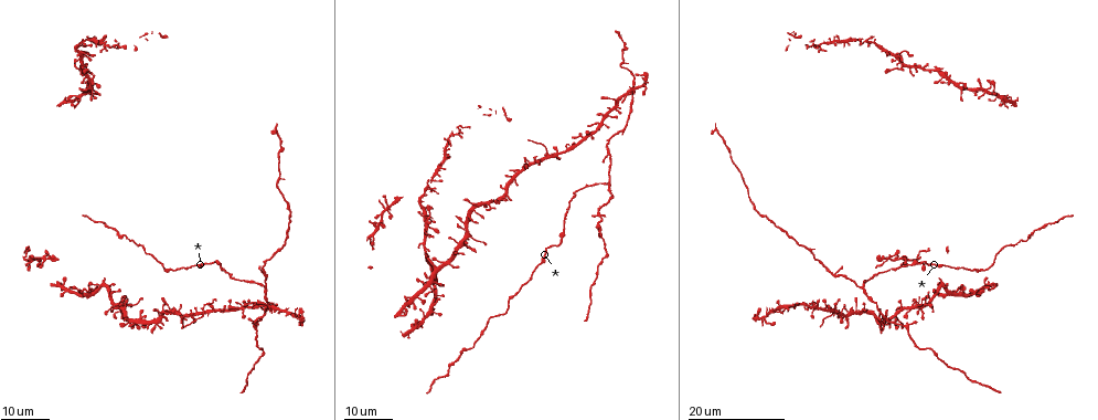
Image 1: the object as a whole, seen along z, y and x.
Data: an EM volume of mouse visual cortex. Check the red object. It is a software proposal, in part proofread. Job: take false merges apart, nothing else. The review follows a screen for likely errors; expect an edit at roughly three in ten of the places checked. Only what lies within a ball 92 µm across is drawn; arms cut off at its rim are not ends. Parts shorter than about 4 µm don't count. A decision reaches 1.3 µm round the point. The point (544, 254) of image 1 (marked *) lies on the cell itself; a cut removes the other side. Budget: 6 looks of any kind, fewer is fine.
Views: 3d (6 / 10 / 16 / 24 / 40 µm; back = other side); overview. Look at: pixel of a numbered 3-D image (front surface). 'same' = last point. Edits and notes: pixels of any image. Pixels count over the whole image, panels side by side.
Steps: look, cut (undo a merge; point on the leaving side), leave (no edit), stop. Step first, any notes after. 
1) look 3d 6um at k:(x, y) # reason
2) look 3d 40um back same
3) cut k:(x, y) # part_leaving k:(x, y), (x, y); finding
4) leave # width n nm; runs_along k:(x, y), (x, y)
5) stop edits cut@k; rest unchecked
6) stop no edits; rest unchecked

look 3d 16um at 1:(545, 157) # four arms meet

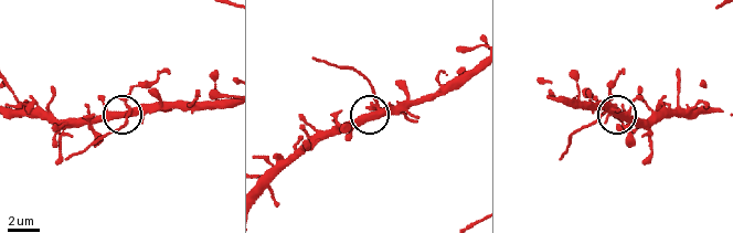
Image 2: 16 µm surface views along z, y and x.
look 3d 10um at 2:(375, 116)

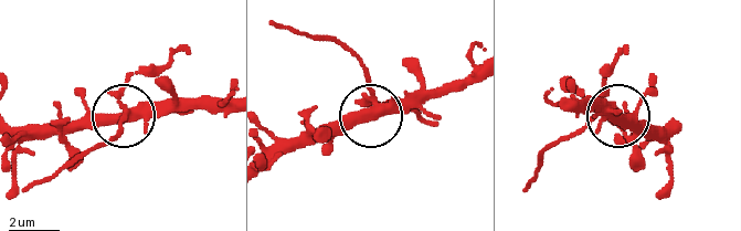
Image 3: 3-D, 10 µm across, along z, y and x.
cut 3:(133, 73) # part_leaving 3:(125, 115), (112, 138), (25, 187); a second cell is stuck on

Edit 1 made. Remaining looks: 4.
look overview # see it whole again

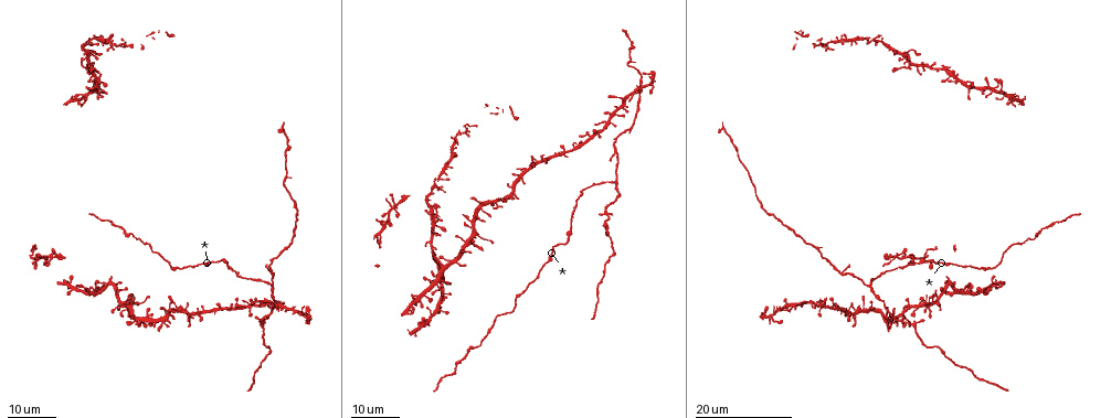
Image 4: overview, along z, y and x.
look 3d 24um at 4:(475, 236) # looks like a crossing

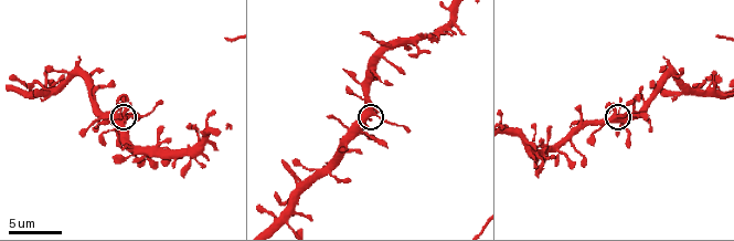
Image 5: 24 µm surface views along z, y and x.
look 3d 6um at 5:(370, 115) # zoom in

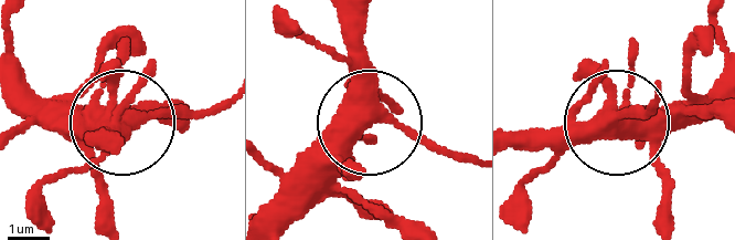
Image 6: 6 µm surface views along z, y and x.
leave # width 460 nm; runs_along 6:(512, 152), (555, 152), (650, 110); one cell here

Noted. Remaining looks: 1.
stop edits cut@3; rest unchecked

